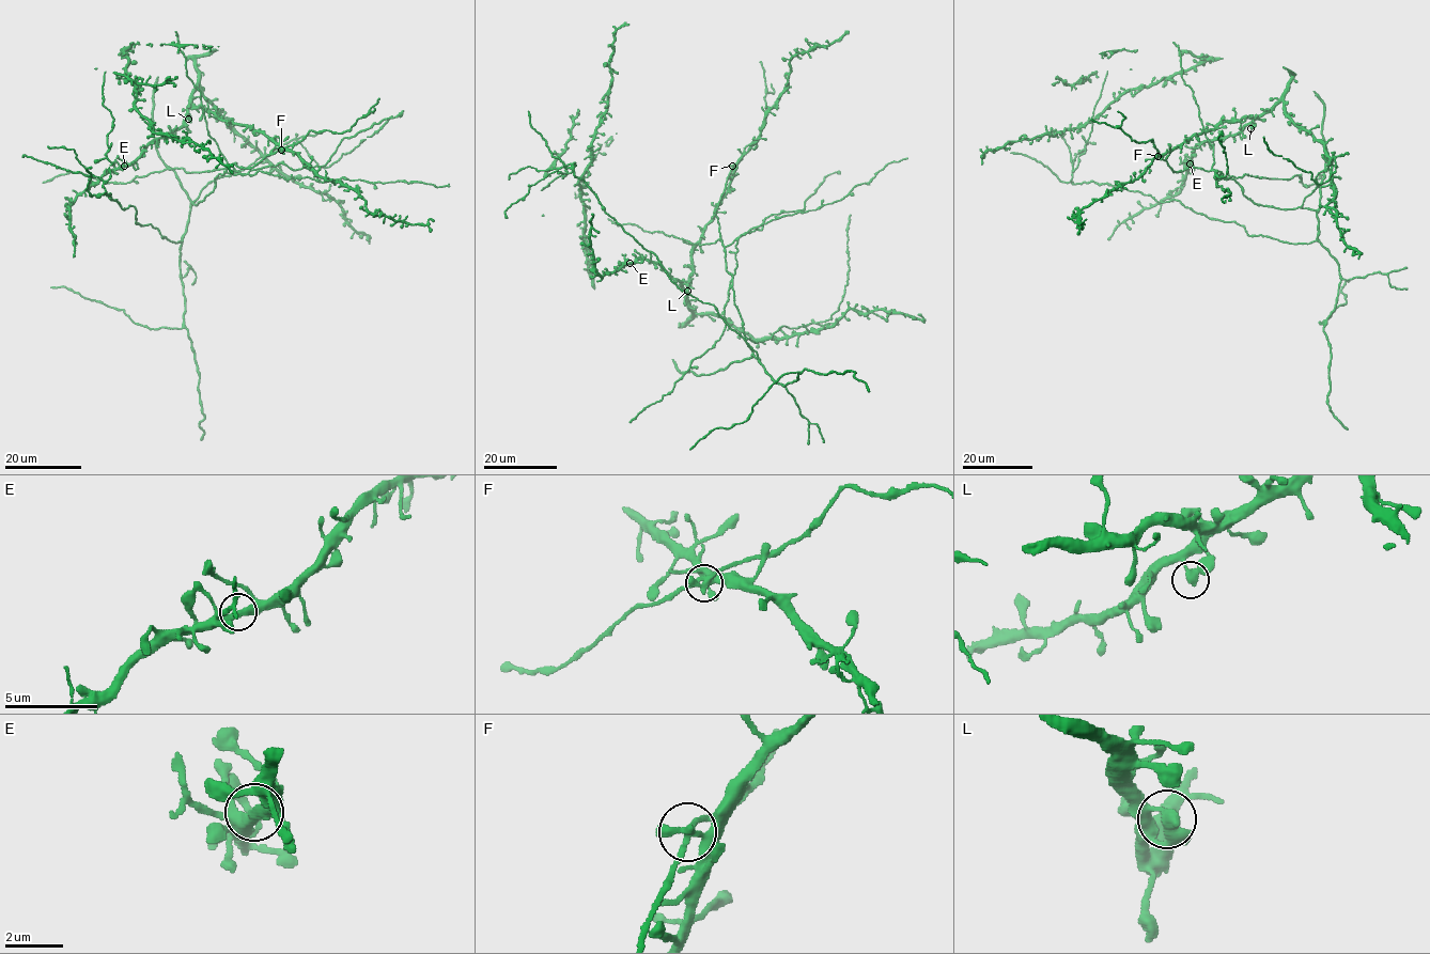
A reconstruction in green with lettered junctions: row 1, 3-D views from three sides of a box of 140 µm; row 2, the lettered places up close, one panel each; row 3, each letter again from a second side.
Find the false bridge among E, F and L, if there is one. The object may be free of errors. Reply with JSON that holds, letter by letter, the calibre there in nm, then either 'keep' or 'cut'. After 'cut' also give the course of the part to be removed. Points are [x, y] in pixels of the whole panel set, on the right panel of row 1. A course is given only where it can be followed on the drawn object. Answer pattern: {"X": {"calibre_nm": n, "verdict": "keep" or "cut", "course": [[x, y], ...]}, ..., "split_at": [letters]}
{"E": {"calibre_nm": 360, "verdict": "keep"}, "F": {"calibre_nm": 320, "verdict": "keep"}, "L": {"calibre_nm": 320, "verdict": "keep"}, "split_at": []}

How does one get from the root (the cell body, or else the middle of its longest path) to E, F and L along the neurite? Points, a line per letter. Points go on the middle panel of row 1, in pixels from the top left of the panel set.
E: (747, 346), (715, 213), (729, 177), (728, 192), (693, 251), (684, 294), (659, 265), (642, 257), (630, 263)
F: (747, 346), (742, 318), (734, 303), (732, 276), (726, 269), (715, 213), (732, 166)
L: (747, 346), (715, 213), (729, 177), (728, 192), (693, 251), (689, 286), (684, 294), (687, 291)

